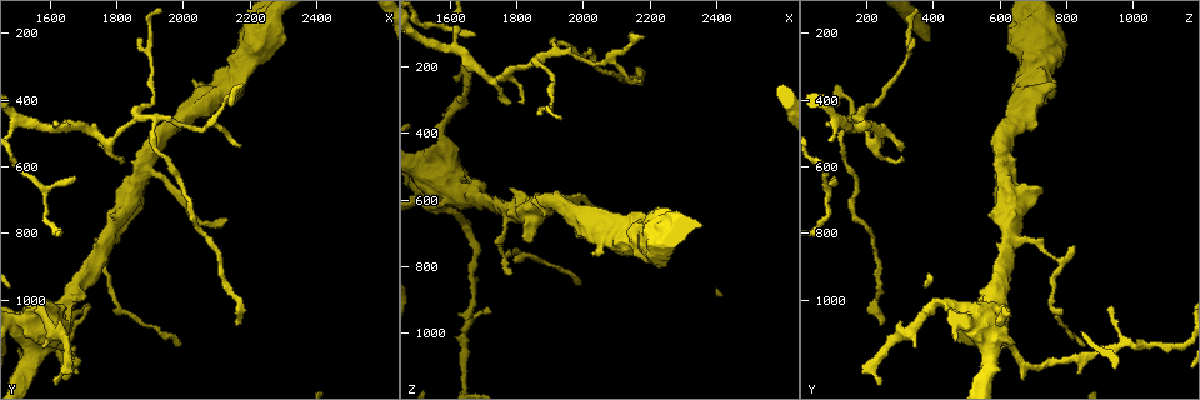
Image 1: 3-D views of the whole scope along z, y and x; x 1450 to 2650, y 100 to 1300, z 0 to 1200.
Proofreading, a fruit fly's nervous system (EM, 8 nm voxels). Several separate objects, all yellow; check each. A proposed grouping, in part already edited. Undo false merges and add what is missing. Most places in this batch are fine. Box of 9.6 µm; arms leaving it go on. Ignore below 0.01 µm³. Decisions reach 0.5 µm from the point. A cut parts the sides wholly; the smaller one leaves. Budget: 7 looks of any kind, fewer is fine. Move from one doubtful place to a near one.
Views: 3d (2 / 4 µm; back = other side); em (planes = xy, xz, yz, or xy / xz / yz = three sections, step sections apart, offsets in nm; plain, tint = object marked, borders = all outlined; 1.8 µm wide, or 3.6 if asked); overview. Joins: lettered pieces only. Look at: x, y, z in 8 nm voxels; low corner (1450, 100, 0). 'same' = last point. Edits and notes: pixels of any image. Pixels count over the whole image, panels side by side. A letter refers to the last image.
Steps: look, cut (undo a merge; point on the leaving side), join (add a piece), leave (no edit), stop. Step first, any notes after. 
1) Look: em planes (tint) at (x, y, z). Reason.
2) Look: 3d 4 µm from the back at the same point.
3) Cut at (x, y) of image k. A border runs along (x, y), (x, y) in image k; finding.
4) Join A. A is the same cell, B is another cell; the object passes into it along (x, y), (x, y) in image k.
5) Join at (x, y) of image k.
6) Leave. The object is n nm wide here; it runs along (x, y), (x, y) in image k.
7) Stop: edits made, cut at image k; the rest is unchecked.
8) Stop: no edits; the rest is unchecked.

Look: em planes (plain) at (1650, 1000, 570). Calibre changes.

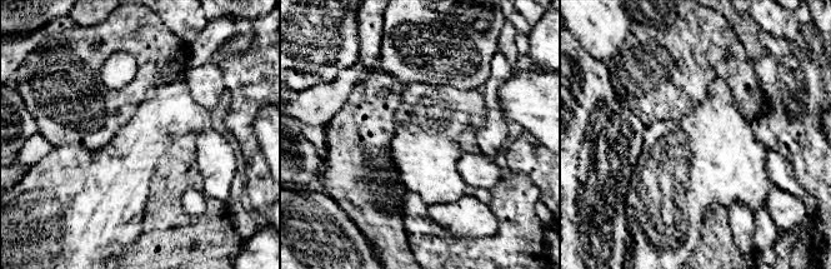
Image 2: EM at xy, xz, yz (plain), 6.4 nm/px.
Look: em planes (borders) at the same point.

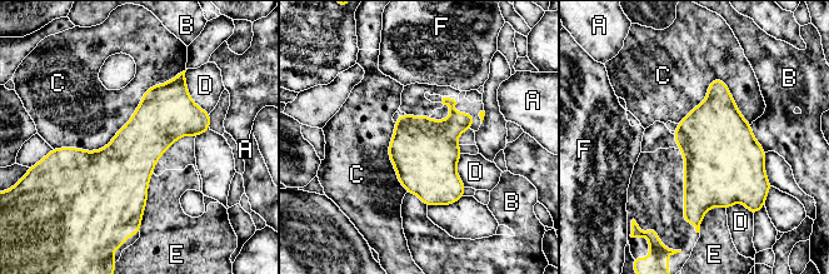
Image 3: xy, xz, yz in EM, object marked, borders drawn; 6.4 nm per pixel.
Leave. A, B, C, D, E and F are other cells; a border runs along (186, 69), (104, 147), (53, 149) in image 3; continuous, no second neuron.

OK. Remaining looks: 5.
Look: 3d 2 µm at (1730, 490, 250). Abrupt turn.

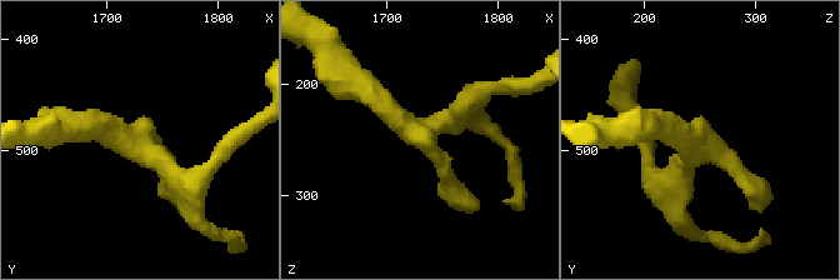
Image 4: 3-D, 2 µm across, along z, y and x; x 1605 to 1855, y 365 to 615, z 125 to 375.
Look: em planes (tint) at (1728, 492, 242).

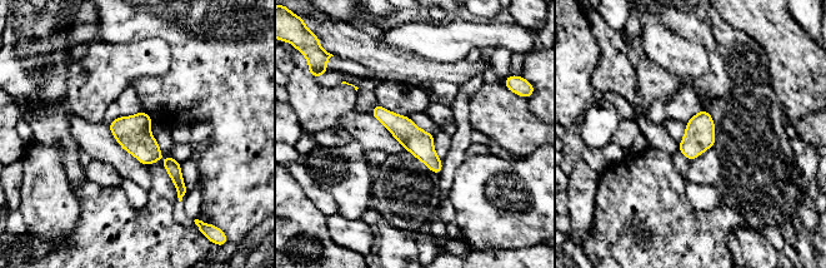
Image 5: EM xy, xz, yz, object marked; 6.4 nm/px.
Look: em planes (borders) at the same point. See the neighbours.

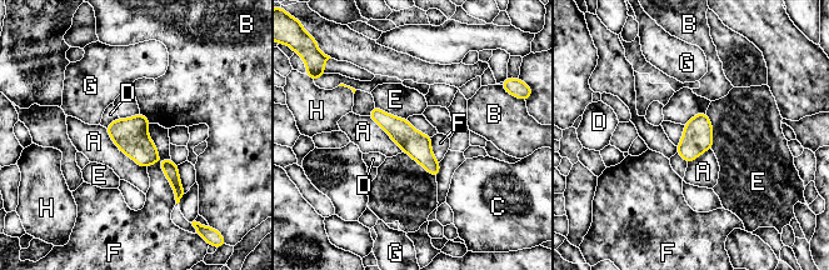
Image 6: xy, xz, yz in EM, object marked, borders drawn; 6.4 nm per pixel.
Leave. A, B, C, D, E, F, G and H are other cells; all the same neuron.

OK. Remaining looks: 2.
Look: em planes (borders) at (2180, 360, 120). Thin end.

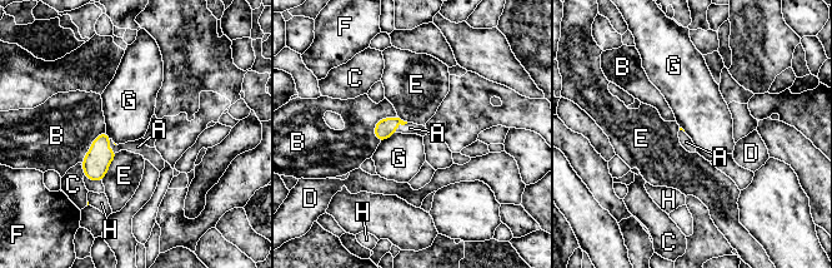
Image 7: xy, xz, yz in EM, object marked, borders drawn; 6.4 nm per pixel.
Join A. The longest contact is with E, 220 nm; A is the same cell, B, C, D, E, F, G and H are other cells; the object passes into it along (381, 132), (396, 127), (410, 128) in image 7; the neuron continues.

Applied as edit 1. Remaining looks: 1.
Stop: edits made, join at image 7; the rest is unchecked.

